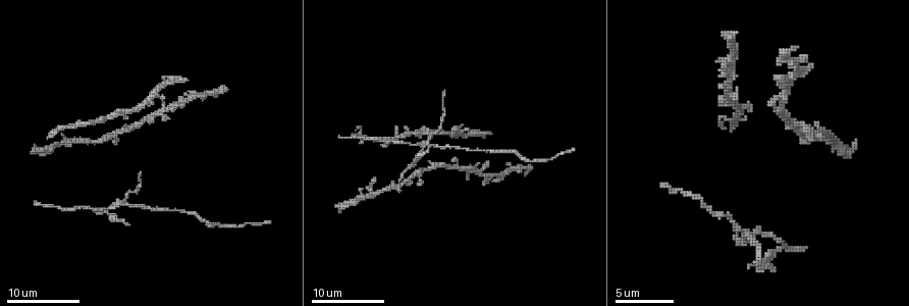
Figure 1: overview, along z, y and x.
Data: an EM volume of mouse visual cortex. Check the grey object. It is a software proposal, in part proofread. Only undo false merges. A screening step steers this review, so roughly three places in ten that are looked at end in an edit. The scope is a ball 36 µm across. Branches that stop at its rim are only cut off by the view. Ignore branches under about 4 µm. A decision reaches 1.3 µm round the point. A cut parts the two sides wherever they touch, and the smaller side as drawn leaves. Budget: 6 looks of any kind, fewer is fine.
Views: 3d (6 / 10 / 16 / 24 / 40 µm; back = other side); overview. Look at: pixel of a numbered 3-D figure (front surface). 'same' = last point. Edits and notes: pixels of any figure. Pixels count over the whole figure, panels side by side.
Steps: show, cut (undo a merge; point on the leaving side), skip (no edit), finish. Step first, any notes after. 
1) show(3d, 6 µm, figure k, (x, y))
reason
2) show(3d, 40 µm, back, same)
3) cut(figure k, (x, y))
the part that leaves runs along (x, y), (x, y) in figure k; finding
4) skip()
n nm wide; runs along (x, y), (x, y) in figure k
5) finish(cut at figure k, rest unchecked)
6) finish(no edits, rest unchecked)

show(3d, 16 µm, figure 1, (415, 173))
side arm on a straight run

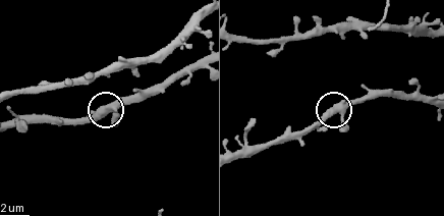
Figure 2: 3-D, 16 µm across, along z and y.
skip()
380 nm wide; all the same cell

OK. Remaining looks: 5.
show(3d, 16 µm, figure 1, (125, 115))

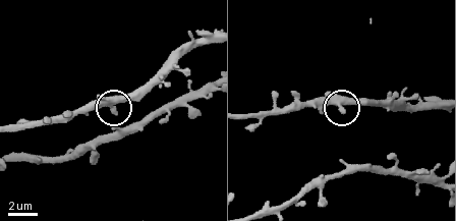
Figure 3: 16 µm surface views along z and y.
skip()
430 nm wide; continuous, no second cell

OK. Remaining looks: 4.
show(3d, 10 µm, figure 1, (121, 203))
looks like a crossing

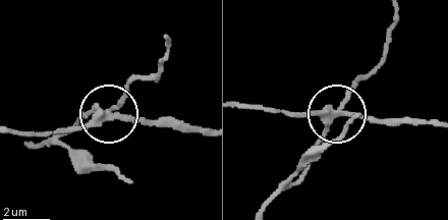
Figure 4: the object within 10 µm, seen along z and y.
cut(figure 4, (121, 100))
4 arms; the part that leaves runs along (101, 113), (128, 84), (156, 74), (169, 43) in figure 4; two cells meet here

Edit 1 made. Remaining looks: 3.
finish(cut at figure 4, rest unchecked)

